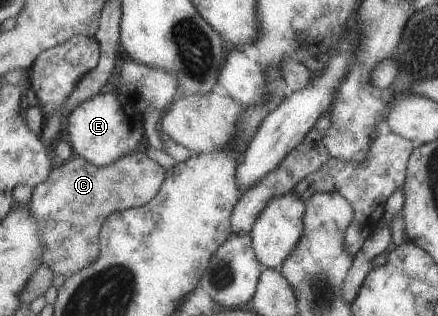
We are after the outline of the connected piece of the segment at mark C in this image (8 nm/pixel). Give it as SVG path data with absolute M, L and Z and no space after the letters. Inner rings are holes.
M144 149L124 155L106 166L98 166L79 155L73 156L68 162L55 162L51 175L33 189L29 201L44 235L44 263L49 264L55 273L60 273L65 279L73 277L87 266L92 266L101 255L100 231L105 220L113 212L147 205L157 197L165 180L165 167L147 157Z

